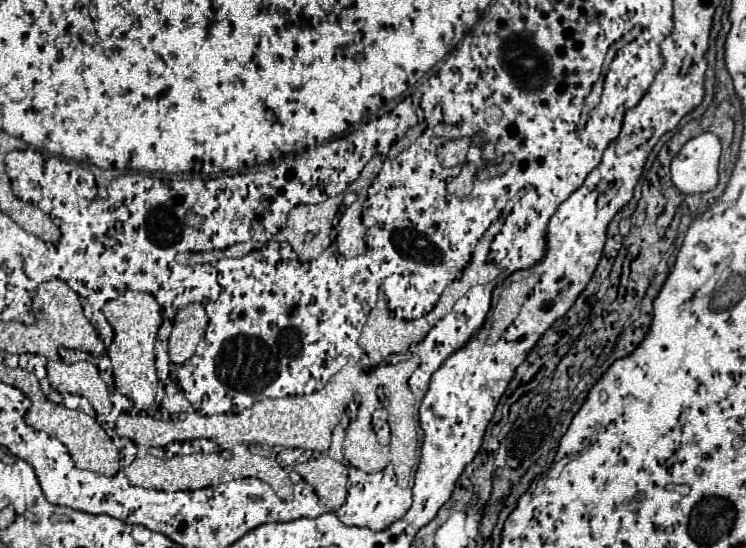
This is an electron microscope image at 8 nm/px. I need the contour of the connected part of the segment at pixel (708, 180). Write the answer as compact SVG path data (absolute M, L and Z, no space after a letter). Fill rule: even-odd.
M700 134L690 138L674 156L670 176L682 194L712 192L718 186L722 144L714 134Z

